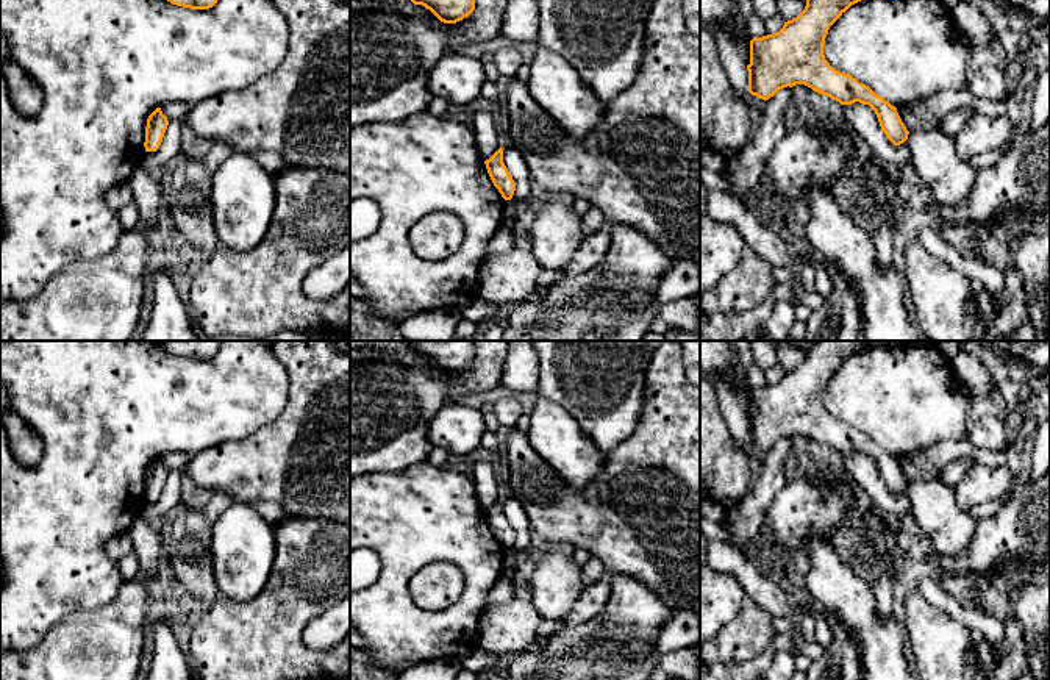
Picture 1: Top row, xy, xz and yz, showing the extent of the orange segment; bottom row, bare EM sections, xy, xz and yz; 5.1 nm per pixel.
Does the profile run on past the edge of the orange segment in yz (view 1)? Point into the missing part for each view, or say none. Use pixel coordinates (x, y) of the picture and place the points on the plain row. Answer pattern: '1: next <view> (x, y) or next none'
1: next none

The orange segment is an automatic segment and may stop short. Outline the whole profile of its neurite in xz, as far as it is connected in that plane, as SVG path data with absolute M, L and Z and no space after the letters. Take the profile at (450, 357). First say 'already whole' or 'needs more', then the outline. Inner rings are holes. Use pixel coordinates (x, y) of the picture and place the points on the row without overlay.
already whole | M409 341L406 347L430 360L444 374L456 374L475 360L473 341Z

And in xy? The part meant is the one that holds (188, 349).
already whole | M159 341L172 355L191 360L209 360L220 345L220 341Z

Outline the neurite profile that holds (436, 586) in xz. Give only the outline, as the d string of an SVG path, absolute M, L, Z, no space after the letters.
M433 563L409 580L411 597L430 611L441 611L458 602L464 578L452 563Z

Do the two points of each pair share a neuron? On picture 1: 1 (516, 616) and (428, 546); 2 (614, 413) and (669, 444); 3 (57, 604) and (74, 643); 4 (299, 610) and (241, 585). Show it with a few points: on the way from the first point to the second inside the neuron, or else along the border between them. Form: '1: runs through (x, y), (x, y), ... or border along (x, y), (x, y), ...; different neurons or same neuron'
1: border along (486, 605), (478, 621), (477, 641); different neurons
2: border along (644, 390), (642, 415), (636, 429), (610, 450); different neurons
3: border along (99, 607), (77, 610), (63, 616), (38, 643); different neurons
4: border along (274, 560), (266, 585), (253, 597), (222, 597); different neurons

